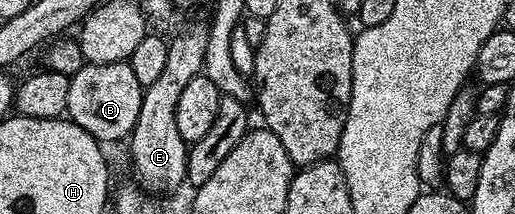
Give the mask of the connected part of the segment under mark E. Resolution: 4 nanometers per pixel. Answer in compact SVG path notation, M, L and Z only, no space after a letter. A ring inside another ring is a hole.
M204 22L193 23L186 31L178 33L174 39L168 40L167 66L159 72L159 78L141 92L141 104L139 105L139 117L135 121L135 129L127 140L129 155L133 158L133 171L137 174L136 182L150 196L161 197L164 191L173 191L180 183L186 182L185 166L189 156L187 144L183 137L179 137L179 129L175 125L175 105L179 105L179 93L197 75L205 69L205 54L207 53L208 26Z

